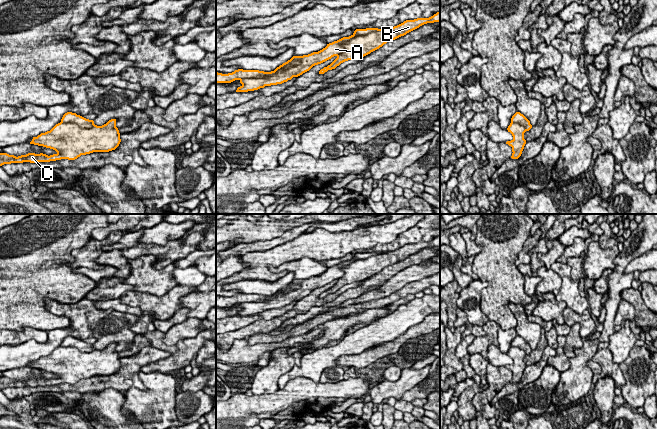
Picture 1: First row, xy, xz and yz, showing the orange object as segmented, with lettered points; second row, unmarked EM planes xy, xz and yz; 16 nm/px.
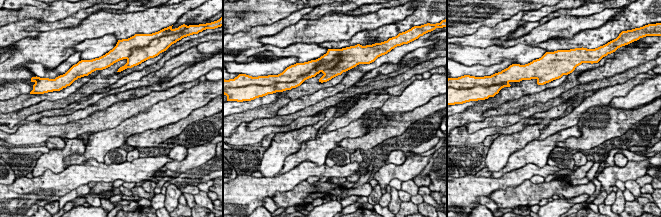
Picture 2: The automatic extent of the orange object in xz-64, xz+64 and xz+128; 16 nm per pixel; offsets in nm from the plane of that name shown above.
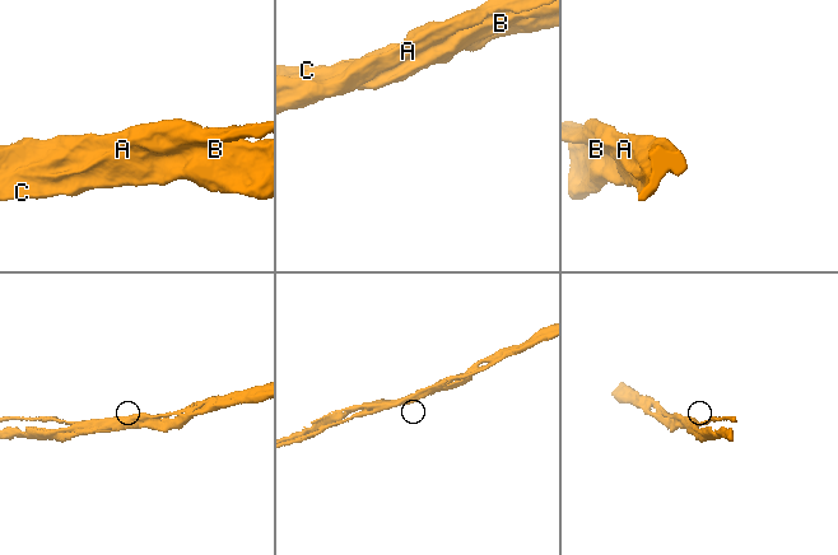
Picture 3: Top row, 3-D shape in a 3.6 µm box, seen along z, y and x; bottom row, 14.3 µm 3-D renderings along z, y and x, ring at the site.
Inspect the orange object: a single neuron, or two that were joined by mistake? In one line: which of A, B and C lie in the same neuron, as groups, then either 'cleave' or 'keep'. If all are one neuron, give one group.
A B C; keep

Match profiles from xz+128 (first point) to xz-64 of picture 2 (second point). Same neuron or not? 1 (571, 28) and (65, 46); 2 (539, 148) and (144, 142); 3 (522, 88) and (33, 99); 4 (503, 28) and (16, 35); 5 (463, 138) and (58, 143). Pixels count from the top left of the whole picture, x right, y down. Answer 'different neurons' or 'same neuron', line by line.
1: same neuron
2: different neurons
3: different neurons
4: different neurons
5: different neurons

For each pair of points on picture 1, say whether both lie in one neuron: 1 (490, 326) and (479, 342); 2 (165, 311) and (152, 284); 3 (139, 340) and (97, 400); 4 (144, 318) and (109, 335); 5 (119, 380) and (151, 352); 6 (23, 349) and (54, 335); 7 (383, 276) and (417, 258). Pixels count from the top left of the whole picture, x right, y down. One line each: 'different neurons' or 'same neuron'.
1: same neuron
2: different neurons
3: different neurons
4: same neuron
5: same neuron
6: same neuron
7: same neuron

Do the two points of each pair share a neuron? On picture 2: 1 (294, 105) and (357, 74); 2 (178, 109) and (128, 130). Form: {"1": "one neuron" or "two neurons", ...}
{"1": "one neuron", "2": "one neuron"}

